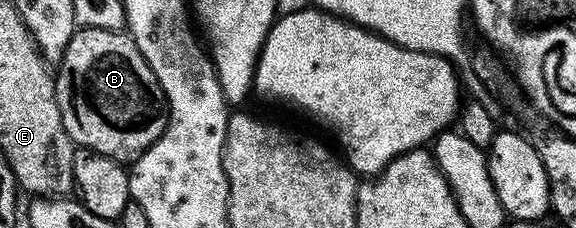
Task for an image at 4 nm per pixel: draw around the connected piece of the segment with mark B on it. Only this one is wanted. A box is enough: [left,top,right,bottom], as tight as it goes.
[54,27,168,165]

